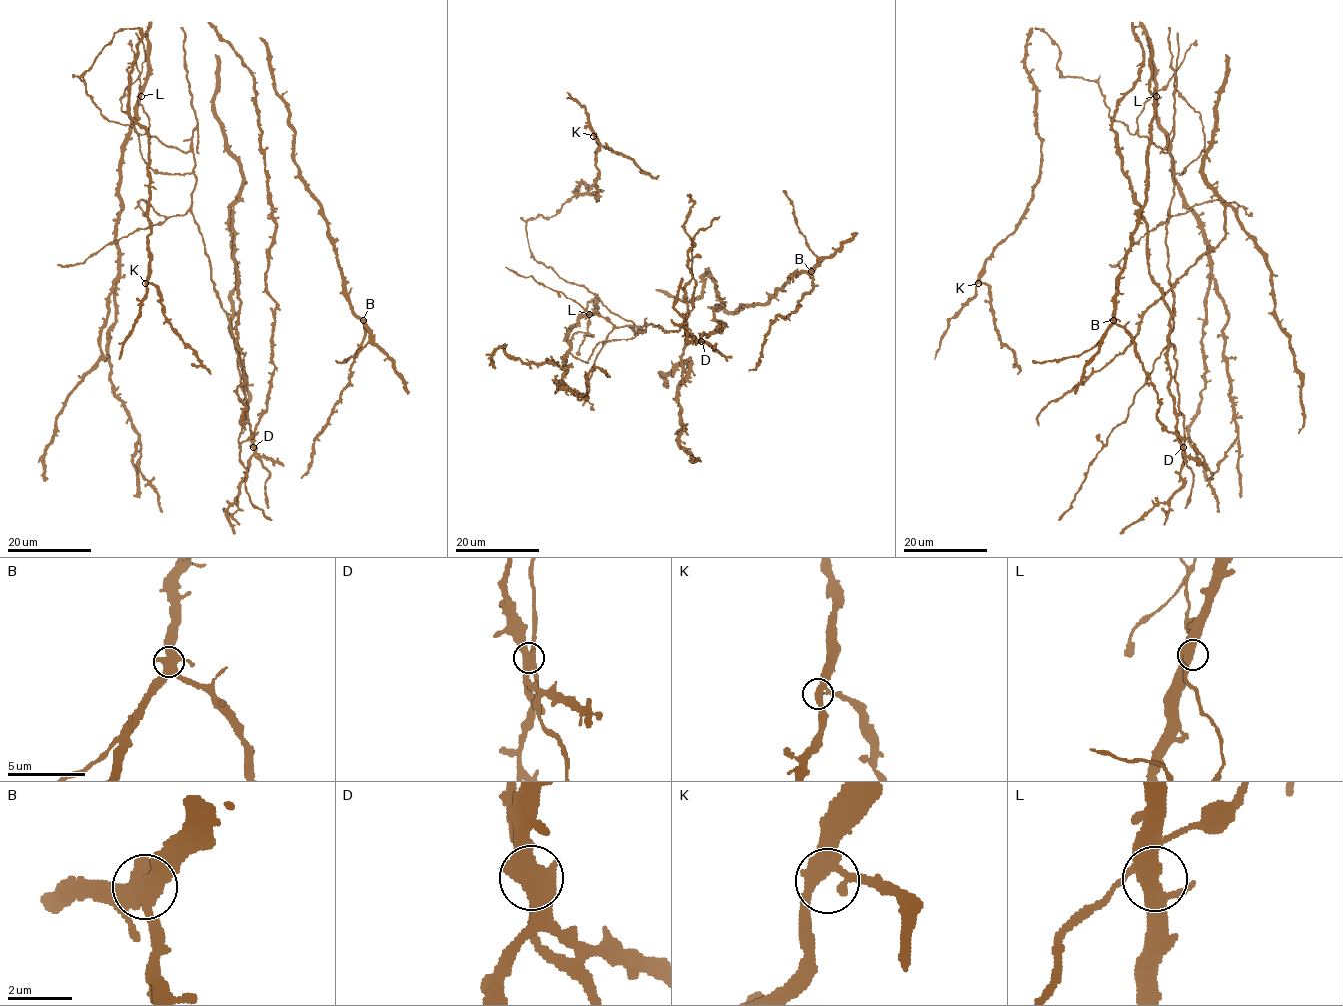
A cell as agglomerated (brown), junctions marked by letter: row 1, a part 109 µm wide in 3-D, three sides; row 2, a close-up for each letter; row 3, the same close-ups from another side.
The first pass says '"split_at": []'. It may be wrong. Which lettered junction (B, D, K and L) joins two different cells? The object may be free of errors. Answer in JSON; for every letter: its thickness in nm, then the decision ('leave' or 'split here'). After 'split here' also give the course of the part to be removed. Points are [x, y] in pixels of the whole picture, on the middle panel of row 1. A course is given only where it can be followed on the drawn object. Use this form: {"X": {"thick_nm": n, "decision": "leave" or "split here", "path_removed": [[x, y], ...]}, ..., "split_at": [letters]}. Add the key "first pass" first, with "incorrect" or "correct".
{"first pass": "correct", "B": {"thick_nm": 500, "decision": "leave"}, "D": {"thick_nm": 550, "decision": "leave"}, "K": {"thick_nm": 360, "decision": "leave"}, "L": {"thick_nm": 460, "decision": "leave"}, "split_at": []}

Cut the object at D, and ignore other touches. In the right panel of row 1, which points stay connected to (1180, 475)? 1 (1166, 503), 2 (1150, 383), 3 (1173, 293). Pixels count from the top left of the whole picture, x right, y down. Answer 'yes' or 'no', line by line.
1: yes
2: no
3: no

